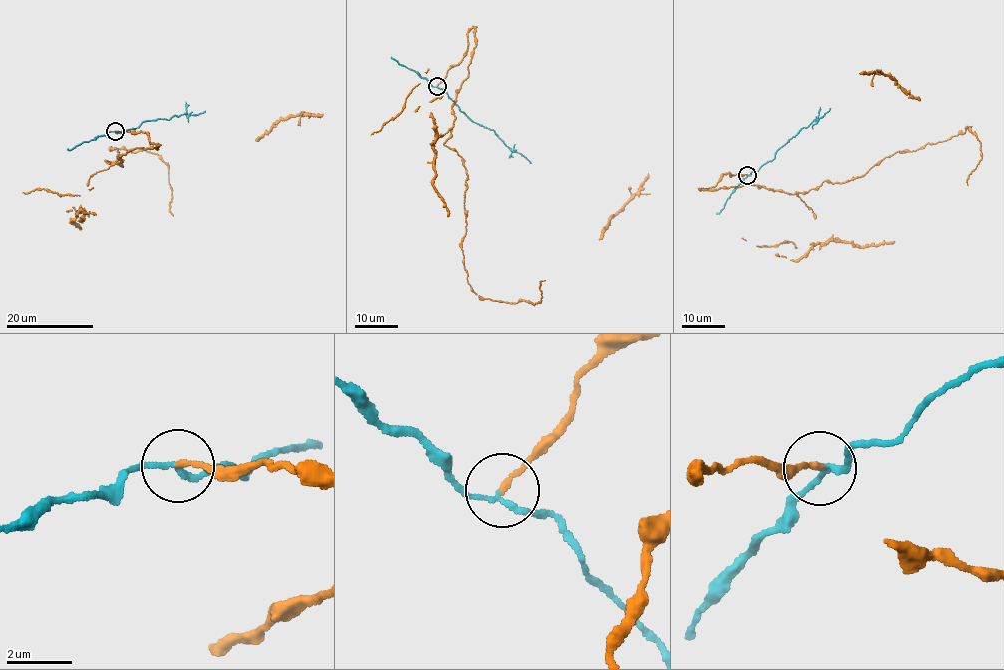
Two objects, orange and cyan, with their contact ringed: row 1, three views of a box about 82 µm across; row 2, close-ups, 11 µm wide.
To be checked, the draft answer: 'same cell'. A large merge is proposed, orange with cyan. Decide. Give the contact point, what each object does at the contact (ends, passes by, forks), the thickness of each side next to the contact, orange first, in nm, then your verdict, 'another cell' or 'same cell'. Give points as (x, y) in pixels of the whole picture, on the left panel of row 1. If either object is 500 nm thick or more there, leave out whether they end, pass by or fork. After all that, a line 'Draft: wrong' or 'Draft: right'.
(115, 131) | orange ends | cyan passes by | 180/140 nm | another cell
Draft: wrong

